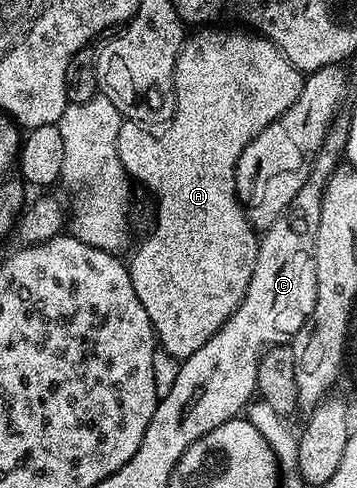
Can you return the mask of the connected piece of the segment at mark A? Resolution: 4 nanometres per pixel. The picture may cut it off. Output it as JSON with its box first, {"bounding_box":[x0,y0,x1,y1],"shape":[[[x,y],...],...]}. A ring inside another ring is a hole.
{"bounding_box":[117,28,304,359],"shape":[[[199,28],[195,35],[184,37],[183,45],[179,48],[179,55],[177,56],[177,64],[175,65],[175,113],[173,117],[166,123],[165,129],[167,131],[164,134],[150,134],[148,127],[146,125],[132,122],[130,120],[125,120],[121,124],[121,128],[117,132],[117,156],[121,160],[121,164],[125,168],[128,178],[134,180],[136,183],[139,182],[148,190],[149,193],[155,197],[155,223],[151,226],[151,234],[147,234],[139,242],[139,247],[135,250],[135,255],[129,258],[129,269],[131,271],[131,279],[133,280],[133,292],[137,292],[137,300],[141,300],[141,304],[145,304],[145,312],[149,312],[149,320],[153,324],[155,329],[155,337],[157,339],[158,345],[166,352],[169,356],[173,356],[177,359],[188,358],[193,356],[193,352],[197,352],[197,348],[201,348],[201,344],[205,344],[215,333],[225,324],[225,320],[229,320],[229,316],[234,310],[239,307],[241,300],[245,296],[245,292],[249,288],[249,280],[253,276],[253,264],[257,264],[257,252],[259,251],[259,240],[260,235],[257,233],[254,226],[252,226],[251,221],[247,219],[247,215],[243,212],[243,205],[239,203],[239,197],[235,191],[235,169],[237,168],[237,160],[241,156],[241,152],[253,141],[256,136],[261,133],[265,128],[269,128],[269,124],[273,124],[273,120],[277,120],[281,115],[286,112],[292,104],[297,100],[297,96],[303,90],[303,80],[304,75],[296,68],[293,64],[289,64],[289,60],[285,57],[268,38],[264,38],[255,32],[244,32],[239,28]]]}

